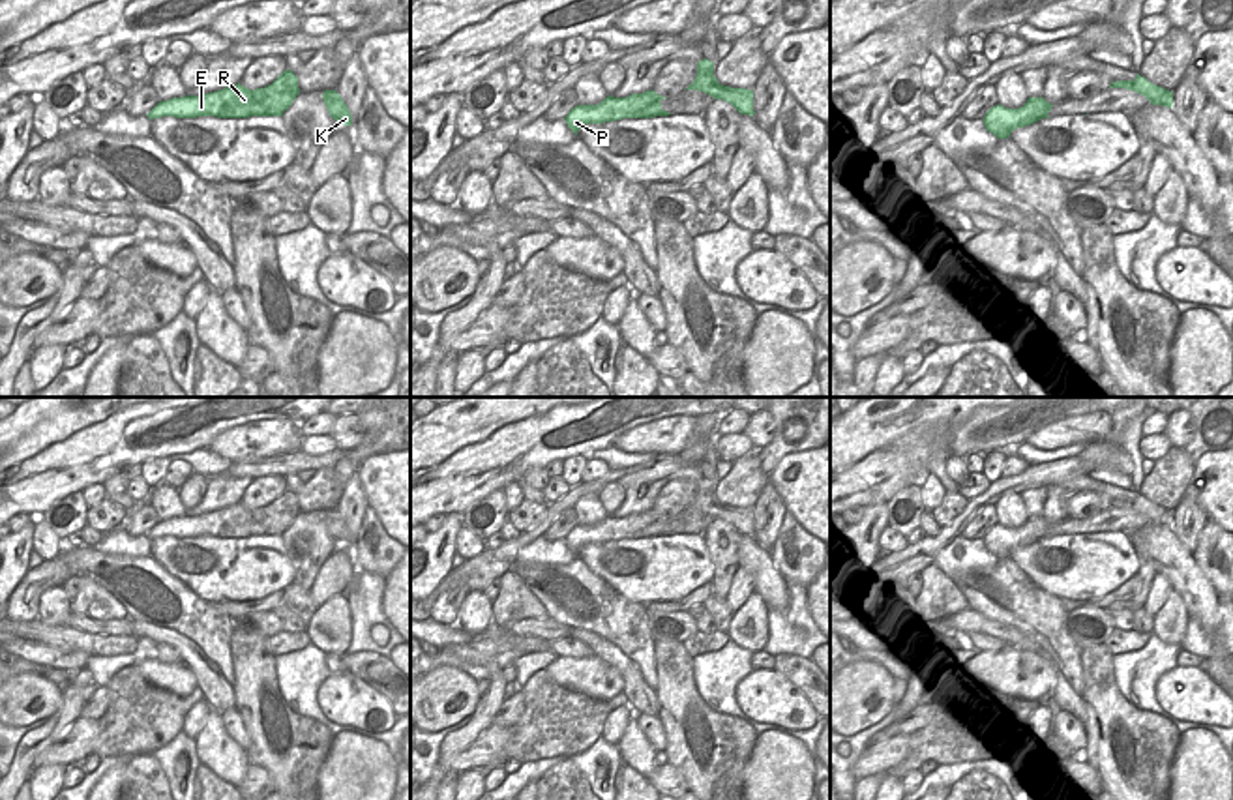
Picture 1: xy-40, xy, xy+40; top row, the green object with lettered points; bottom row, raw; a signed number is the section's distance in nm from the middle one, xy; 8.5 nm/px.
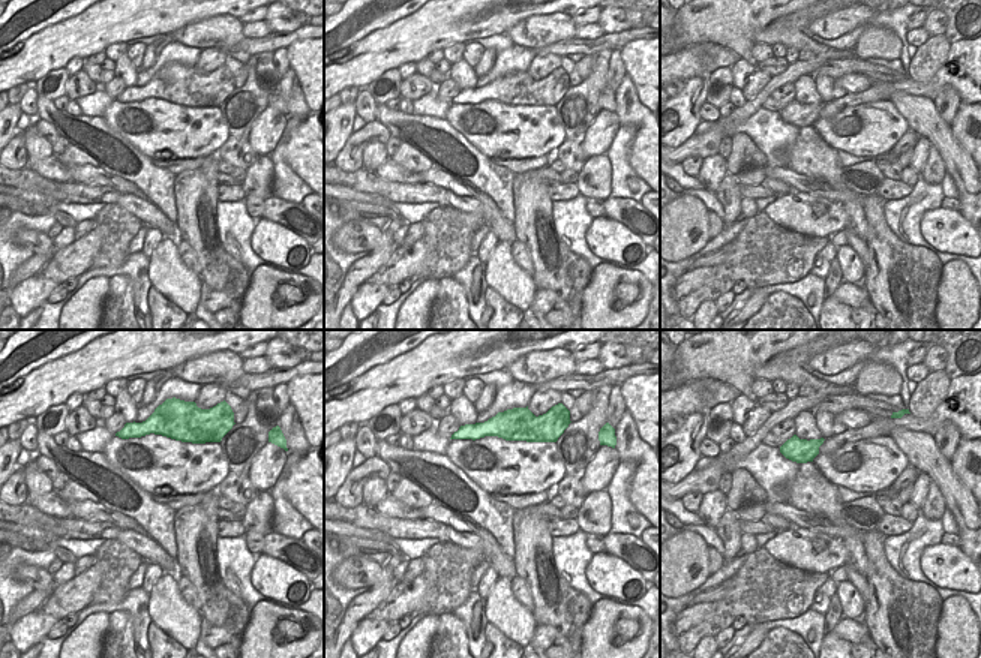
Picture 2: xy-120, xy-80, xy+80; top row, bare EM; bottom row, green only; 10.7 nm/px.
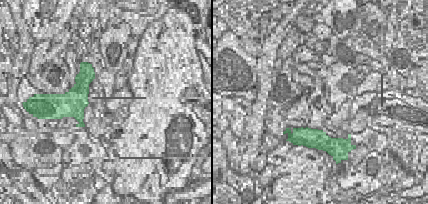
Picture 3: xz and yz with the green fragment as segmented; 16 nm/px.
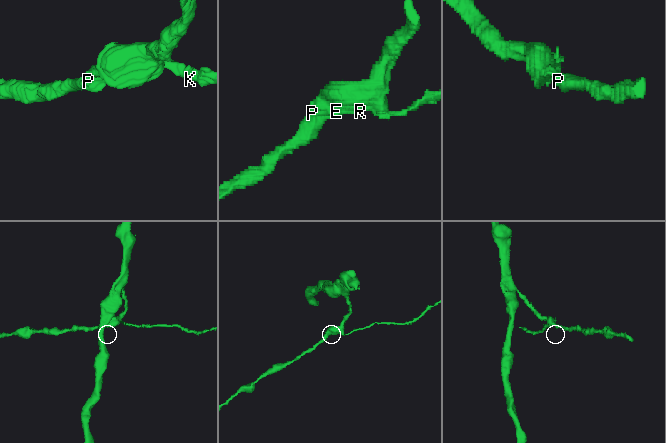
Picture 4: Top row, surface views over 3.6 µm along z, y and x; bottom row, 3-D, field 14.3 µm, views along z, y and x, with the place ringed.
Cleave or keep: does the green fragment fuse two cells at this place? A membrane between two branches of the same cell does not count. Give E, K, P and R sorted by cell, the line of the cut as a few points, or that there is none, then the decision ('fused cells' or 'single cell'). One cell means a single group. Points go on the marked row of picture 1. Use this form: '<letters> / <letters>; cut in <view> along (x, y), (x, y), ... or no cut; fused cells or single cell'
E P R / K; cut in xy along (696, 79), (696, 85), (688, 88); fused cells

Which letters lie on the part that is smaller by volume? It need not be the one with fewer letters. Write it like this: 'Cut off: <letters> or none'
Cut off: K

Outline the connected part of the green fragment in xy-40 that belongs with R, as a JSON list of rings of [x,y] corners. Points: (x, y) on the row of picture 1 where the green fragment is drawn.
[[[287,69],[272,84],[257,90],[232,84],[204,96],[184,96],[159,101],[146,116],[174,118],[249,118],[249,116],[283,116],[300,94],[298,77]]]

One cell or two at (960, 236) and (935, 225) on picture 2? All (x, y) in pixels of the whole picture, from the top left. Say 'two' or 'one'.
one

